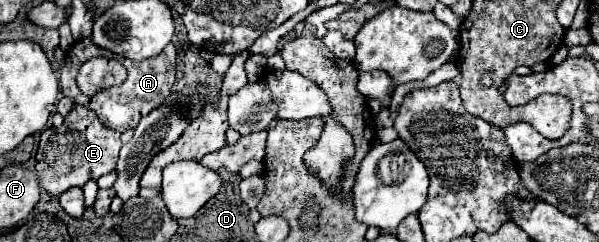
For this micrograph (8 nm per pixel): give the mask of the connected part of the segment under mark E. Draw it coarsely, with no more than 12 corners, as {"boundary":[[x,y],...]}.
{"boundary":[[74,104],[40,134],[36,174],[48,194],[114,170],[122,142]]}

